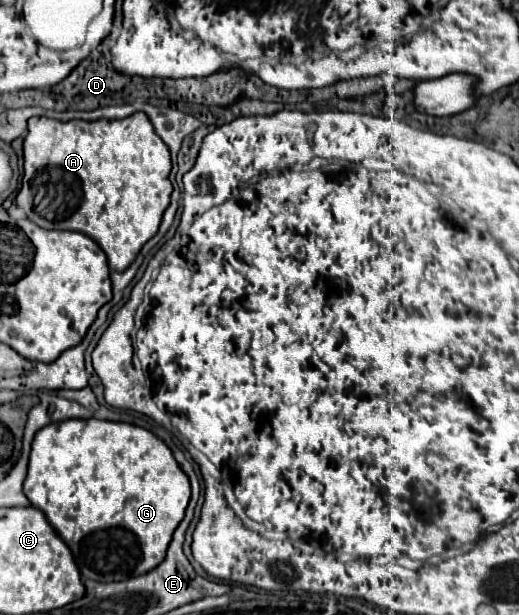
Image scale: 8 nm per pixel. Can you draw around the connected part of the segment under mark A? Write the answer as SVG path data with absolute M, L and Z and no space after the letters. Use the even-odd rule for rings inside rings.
M136 112L122 120L70 120L60 122L52 118L30 118L28 136L24 138L24 178L16 196L16 204L28 218L46 230L74 230L88 234L102 246L108 256L110 270L126 270L140 248L158 232L162 214L170 204L172 184L168 174L172 170L170 150L156 136L148 116ZM72 184L86 184L72 192Z

